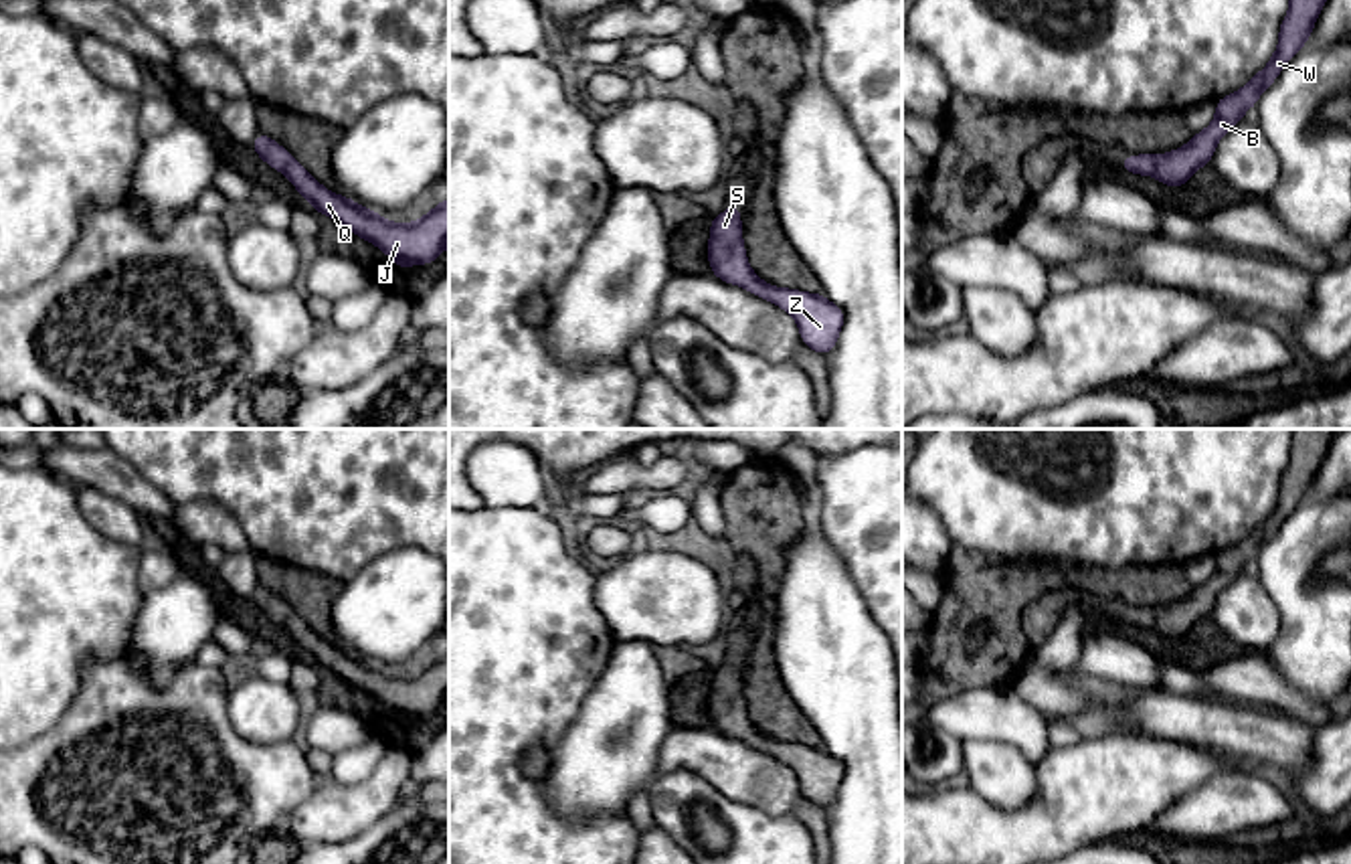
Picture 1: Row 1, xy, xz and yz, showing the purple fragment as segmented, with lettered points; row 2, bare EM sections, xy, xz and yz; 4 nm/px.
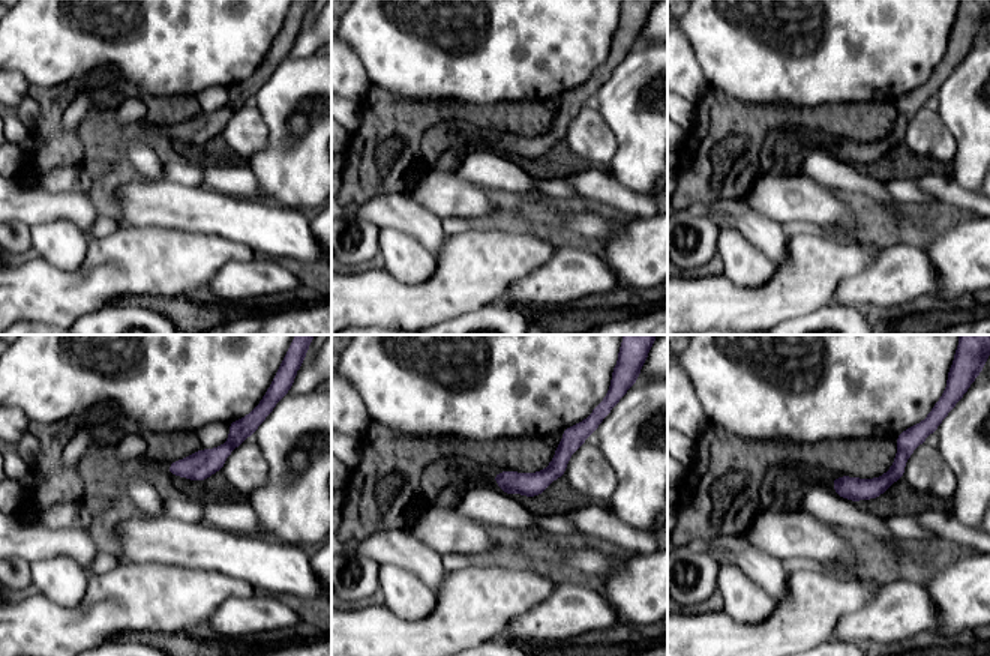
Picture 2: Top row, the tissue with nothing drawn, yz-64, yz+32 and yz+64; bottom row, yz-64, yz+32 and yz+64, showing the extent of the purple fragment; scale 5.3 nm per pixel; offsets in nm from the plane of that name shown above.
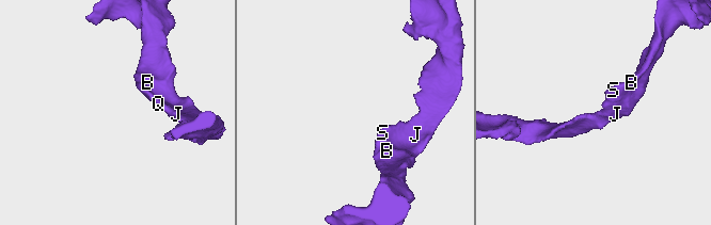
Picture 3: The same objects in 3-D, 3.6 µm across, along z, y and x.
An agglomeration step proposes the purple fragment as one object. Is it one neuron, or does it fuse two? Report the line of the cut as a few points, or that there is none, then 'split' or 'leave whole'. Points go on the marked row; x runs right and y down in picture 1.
no cut; leave whole

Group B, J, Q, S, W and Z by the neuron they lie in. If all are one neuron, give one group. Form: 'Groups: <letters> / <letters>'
Groups: B J Q S W Z

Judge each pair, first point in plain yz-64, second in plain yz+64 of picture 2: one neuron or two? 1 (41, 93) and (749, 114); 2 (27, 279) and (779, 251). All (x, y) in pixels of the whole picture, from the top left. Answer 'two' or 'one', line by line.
1: one
2: two

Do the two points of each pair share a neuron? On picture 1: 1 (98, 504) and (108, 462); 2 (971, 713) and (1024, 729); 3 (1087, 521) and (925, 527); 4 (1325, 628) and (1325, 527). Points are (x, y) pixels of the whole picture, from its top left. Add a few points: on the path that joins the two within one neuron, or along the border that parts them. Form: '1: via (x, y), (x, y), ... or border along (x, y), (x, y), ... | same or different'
1: border along (77, 484), (124, 500), (142, 519) | different
2: via (983, 713), (1000, 713), (1012, 721) | same
3: border along (923, 500), (939, 516), (953, 543) | different
4: via (1315, 603), (1299, 583), (1319, 551) | same

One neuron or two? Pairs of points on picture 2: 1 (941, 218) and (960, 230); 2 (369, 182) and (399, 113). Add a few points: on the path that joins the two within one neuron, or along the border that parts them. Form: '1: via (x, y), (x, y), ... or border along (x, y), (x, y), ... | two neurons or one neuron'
1: border along (951, 215), (936, 230), (917, 239) | two neurons
2: via (368, 165), (368, 144), (383, 129) | one neuron

